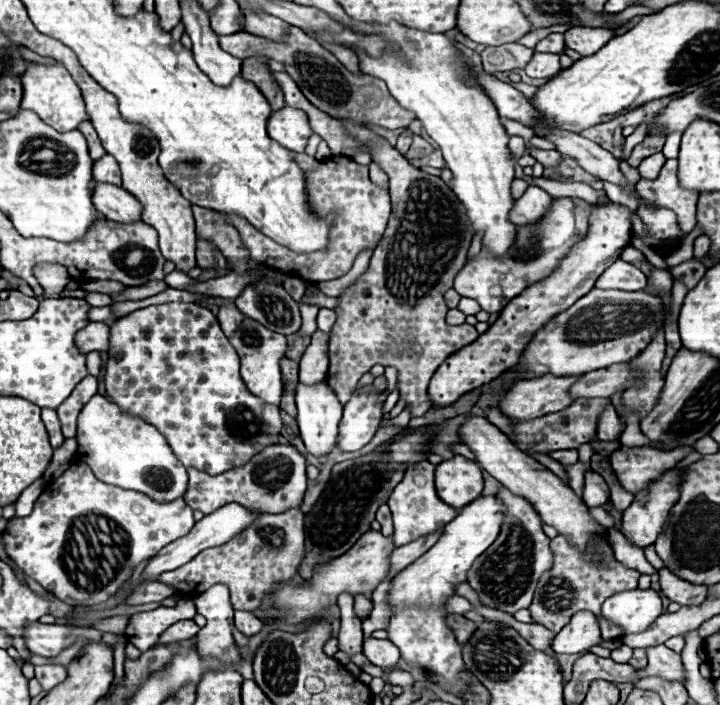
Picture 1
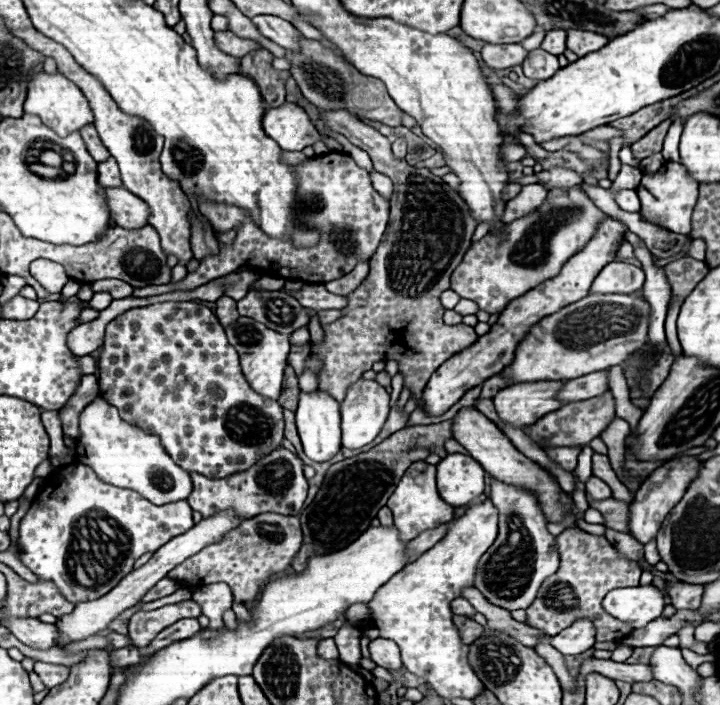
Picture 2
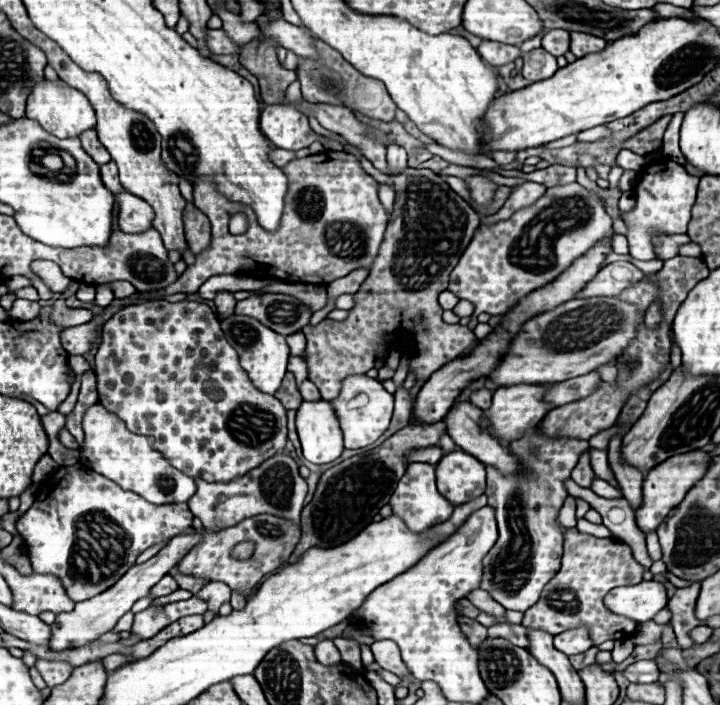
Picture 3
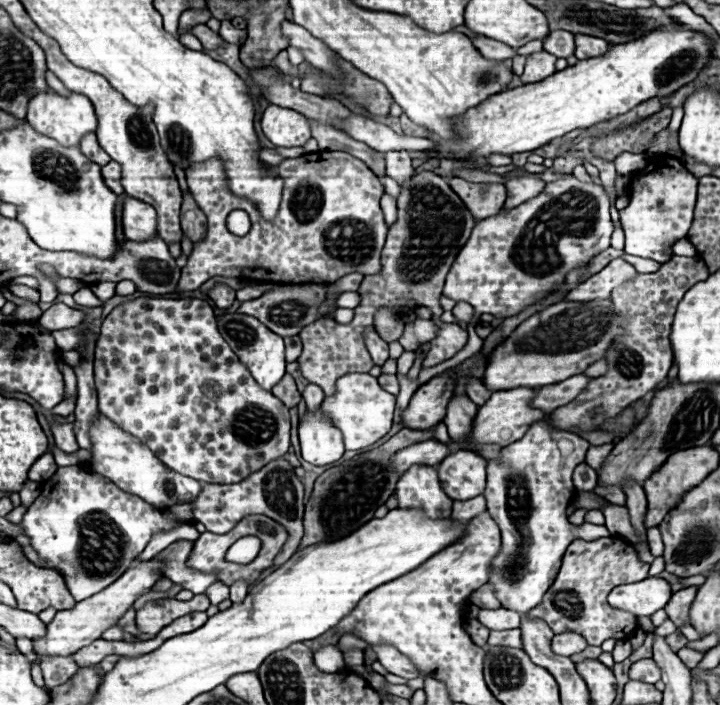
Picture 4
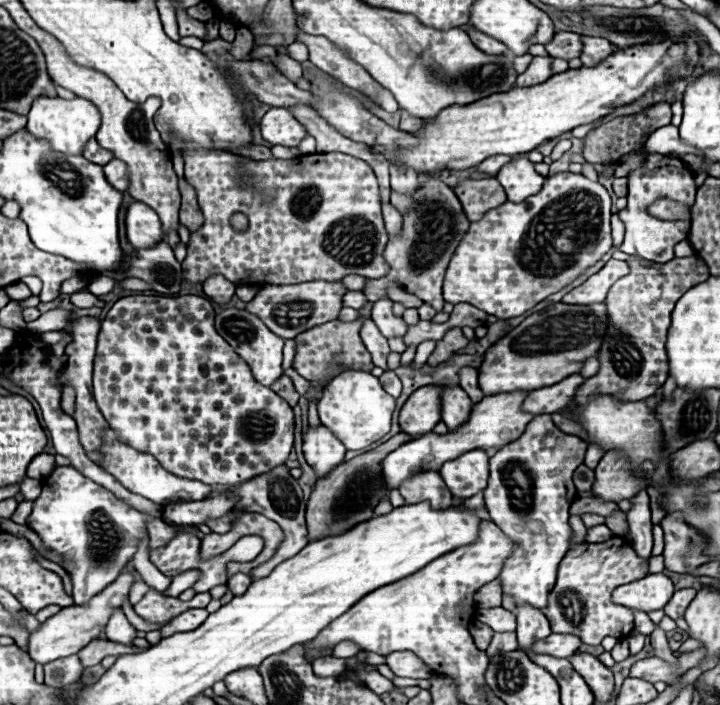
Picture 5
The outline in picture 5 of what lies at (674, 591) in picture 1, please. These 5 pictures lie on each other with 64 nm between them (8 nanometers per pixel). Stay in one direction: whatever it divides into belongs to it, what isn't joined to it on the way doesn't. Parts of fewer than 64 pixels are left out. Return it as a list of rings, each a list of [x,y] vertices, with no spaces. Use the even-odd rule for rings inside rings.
[[[682,588],[682,590],[676,590],[674,596],[670,598],[670,602],[664,606],[666,616],[670,616],[672,620],[682,618],[684,612],[686,612],[686,608],[688,608],[688,604],[694,600],[694,596],[696,596],[696,590],[694,590],[694,588]]]

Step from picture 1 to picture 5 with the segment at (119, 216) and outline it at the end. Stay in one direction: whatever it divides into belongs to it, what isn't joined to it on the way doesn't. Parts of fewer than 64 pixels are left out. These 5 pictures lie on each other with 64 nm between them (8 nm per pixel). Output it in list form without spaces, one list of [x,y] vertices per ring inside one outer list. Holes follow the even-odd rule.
[[[132,202],[126,212],[126,234],[134,248],[150,248],[162,240],[162,228],[156,212],[146,204]]]

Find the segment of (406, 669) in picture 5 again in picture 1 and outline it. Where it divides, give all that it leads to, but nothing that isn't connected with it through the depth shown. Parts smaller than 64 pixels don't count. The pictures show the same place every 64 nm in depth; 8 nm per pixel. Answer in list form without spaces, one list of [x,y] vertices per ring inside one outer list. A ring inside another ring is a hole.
[[[372,636],[364,638],[362,644],[362,654],[376,666],[396,666],[398,658],[400,658],[400,650],[390,642],[390,640],[378,640]]]

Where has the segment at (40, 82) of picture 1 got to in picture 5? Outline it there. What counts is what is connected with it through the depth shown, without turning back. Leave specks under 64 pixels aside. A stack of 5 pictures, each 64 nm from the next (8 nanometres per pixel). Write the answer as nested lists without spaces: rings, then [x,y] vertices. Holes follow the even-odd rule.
[[[40,96],[34,100],[30,114],[28,114],[28,130],[36,136],[36,138],[44,138],[50,140],[52,148],[56,152],[62,154],[82,154],[84,144],[88,142],[88,138],[92,138],[96,134],[100,126],[100,114],[96,110],[96,106],[88,100],[82,100],[80,96],[76,96],[74,100],[64,100],[64,98],[46,98]]]

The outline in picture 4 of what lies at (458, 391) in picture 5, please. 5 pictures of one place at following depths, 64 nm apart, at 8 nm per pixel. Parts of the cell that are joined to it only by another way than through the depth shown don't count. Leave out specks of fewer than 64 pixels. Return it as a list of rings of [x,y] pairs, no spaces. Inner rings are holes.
[[[458,394],[452,396],[444,416],[444,424],[448,426],[448,434],[452,440],[464,442],[470,436],[472,420],[476,412],[478,412],[478,406],[468,396],[458,396]]]

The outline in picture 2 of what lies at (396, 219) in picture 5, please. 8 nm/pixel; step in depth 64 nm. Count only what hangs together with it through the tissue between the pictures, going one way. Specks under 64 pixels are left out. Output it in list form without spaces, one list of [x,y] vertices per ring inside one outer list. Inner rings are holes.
[[[372,170],[370,176],[372,176],[372,184],[374,184],[374,188],[376,188],[384,198],[390,198],[390,194],[392,194],[392,180],[390,180],[388,176],[376,172],[376,170]]]

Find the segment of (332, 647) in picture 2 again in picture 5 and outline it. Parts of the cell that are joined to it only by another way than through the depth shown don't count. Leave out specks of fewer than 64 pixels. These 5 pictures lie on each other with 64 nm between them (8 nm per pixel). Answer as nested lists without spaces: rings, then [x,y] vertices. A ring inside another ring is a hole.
[[[334,654],[328,656],[320,656],[312,662],[314,672],[320,676],[340,676],[346,668],[344,668],[344,658],[336,658]]]

